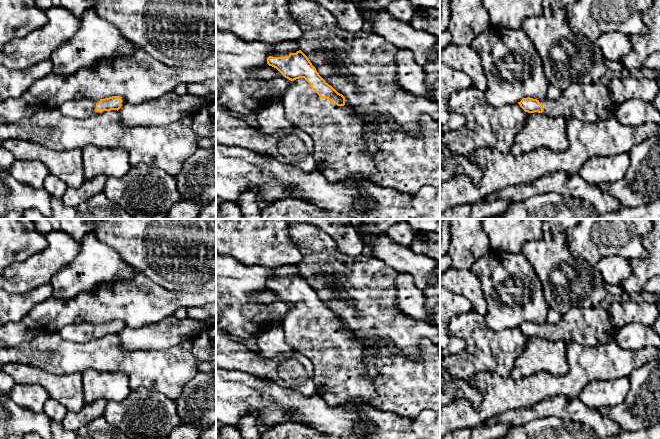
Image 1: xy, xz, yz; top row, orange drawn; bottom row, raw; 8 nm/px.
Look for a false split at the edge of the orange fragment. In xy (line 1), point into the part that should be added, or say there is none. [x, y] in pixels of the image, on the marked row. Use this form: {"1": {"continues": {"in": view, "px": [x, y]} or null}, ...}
{"1": {"continues": {"in": "xy", "px": [79, 109]}}}

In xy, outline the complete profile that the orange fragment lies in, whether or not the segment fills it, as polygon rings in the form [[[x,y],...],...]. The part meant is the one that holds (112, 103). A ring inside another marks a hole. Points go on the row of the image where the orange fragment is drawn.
[[[112,96],[105,99],[83,98],[66,101],[58,109],[67,117],[85,119],[93,114],[105,111],[118,111],[125,102],[125,99],[120,96]]]

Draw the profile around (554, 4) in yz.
[[[542,0],[542,4],[544,8],[564,9],[576,1],[577,0]]]

